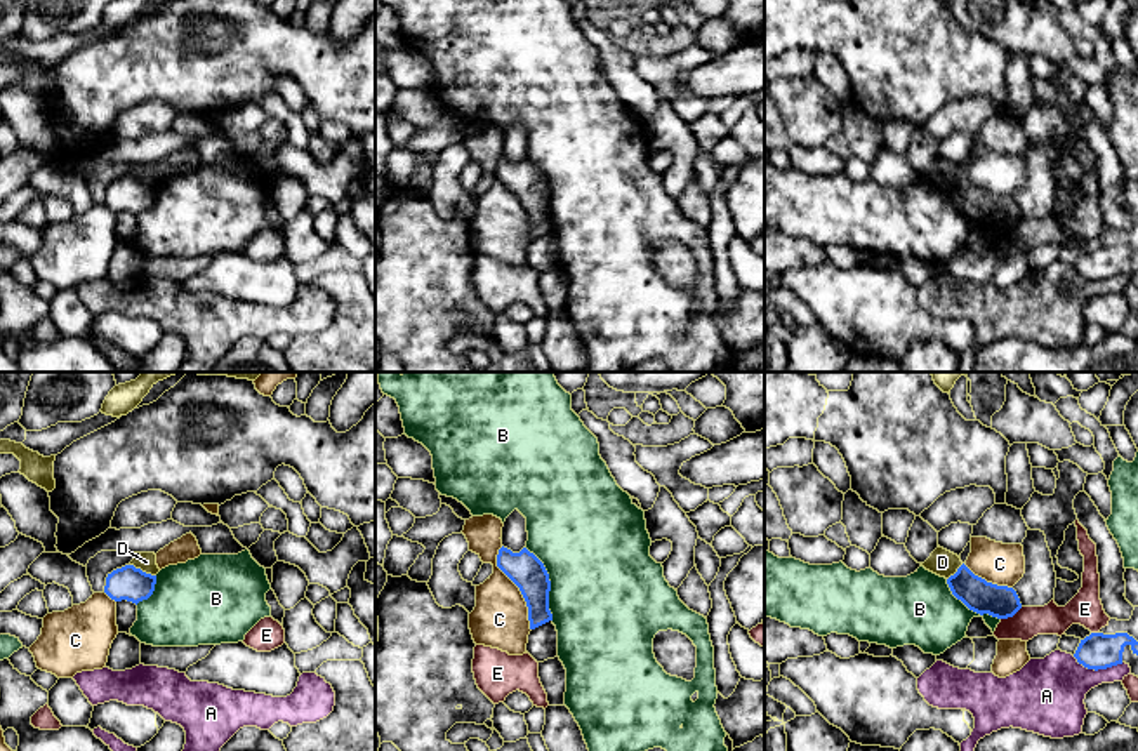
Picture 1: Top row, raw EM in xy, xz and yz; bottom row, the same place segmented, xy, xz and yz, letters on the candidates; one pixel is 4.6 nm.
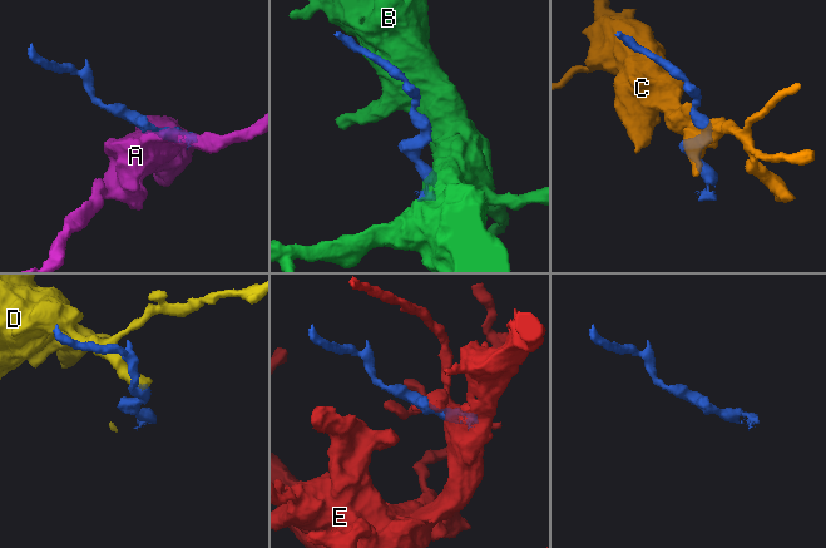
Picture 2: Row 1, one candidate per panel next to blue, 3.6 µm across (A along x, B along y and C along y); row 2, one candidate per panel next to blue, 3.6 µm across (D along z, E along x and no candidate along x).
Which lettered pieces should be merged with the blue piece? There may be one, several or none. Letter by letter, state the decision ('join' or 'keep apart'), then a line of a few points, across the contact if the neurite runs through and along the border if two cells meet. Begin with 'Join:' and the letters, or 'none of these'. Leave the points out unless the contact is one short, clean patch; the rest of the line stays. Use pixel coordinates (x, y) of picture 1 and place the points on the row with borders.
Join: none of these
A: keep apart
B: keep apart | xz (525, 546), (548, 574), (549, 612), (553, 619)
C: keep apart
D: keep apart | xy (131, 564), (155, 576)
E: keep apart

